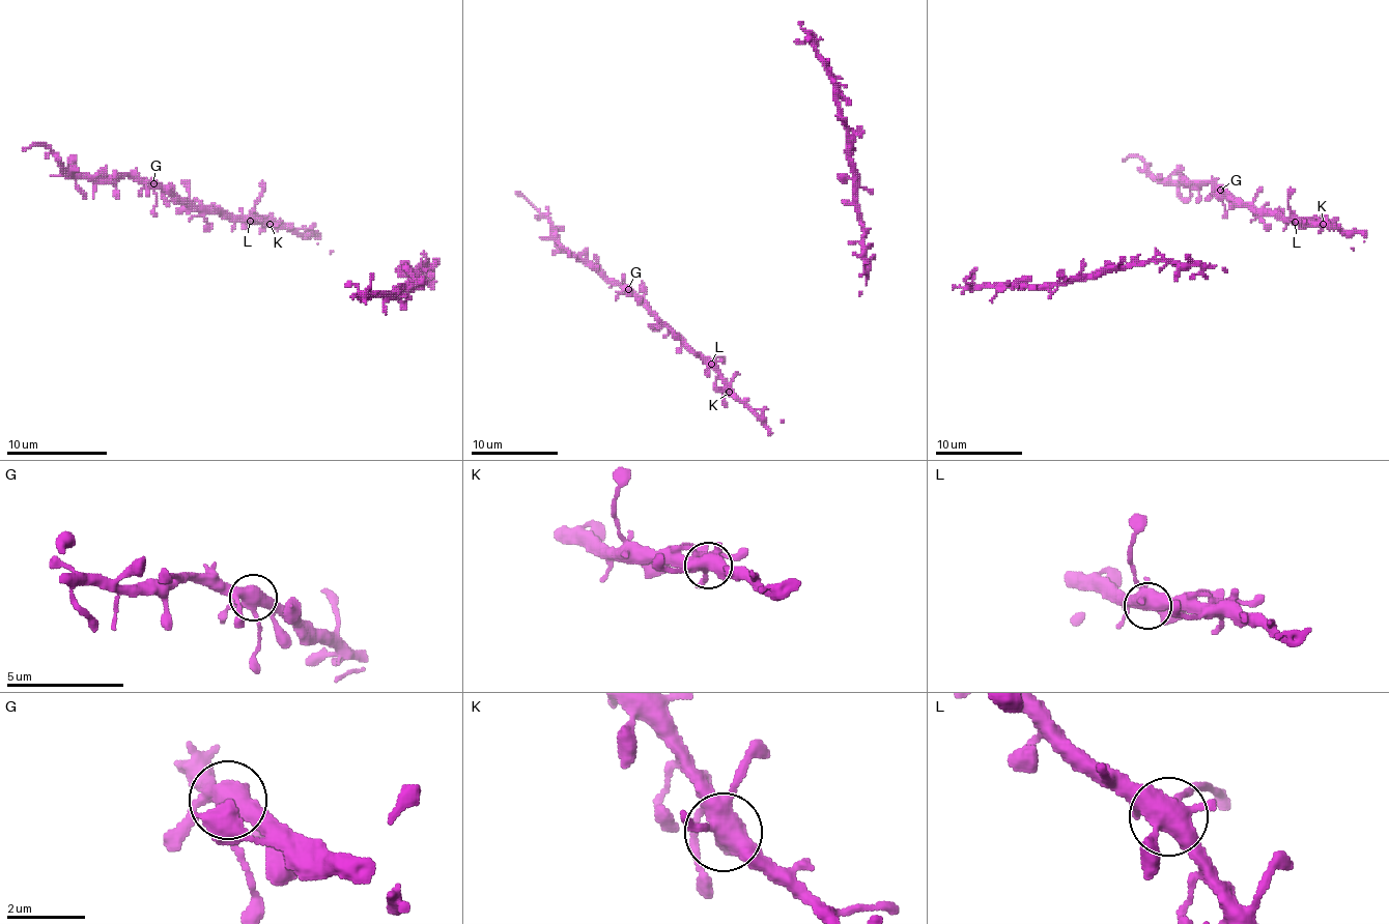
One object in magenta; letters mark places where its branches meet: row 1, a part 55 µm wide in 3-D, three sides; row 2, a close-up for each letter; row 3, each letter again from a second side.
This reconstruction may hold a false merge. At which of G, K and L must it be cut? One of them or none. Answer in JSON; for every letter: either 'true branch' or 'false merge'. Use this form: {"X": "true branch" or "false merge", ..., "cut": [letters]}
{"G": "true branch", "K": "true branch", "L": "true branch", "cut": []}

